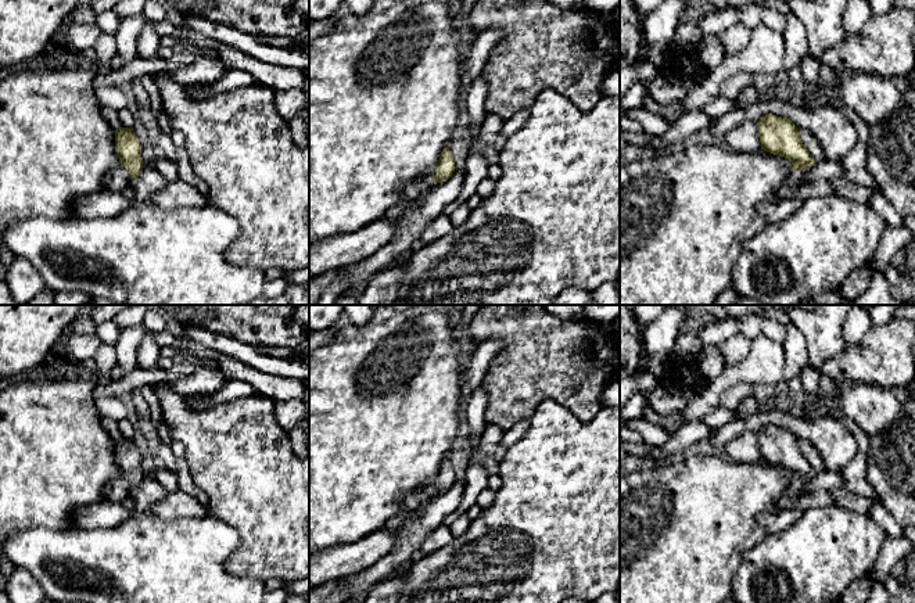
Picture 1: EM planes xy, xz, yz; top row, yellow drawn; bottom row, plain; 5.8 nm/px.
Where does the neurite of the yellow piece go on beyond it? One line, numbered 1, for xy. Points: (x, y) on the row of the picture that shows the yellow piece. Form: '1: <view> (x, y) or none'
1: xy (117, 180)

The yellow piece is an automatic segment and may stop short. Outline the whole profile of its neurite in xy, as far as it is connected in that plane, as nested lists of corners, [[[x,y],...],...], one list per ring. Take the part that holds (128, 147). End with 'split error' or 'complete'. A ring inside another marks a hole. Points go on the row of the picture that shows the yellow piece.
[[[133,128],[115,130],[115,152],[121,159],[121,165],[105,173],[103,190],[125,193],[130,186],[130,179],[137,177],[144,168],[141,144]]] | split error

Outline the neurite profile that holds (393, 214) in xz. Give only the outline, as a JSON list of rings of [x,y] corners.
[[[417,200],[416,201],[398,202],[392,208],[390,208],[381,219],[388,220],[388,222],[395,222],[401,218],[401,215],[406,211],[406,208],[410,204],[416,204],[416,202],[417,202]]]

